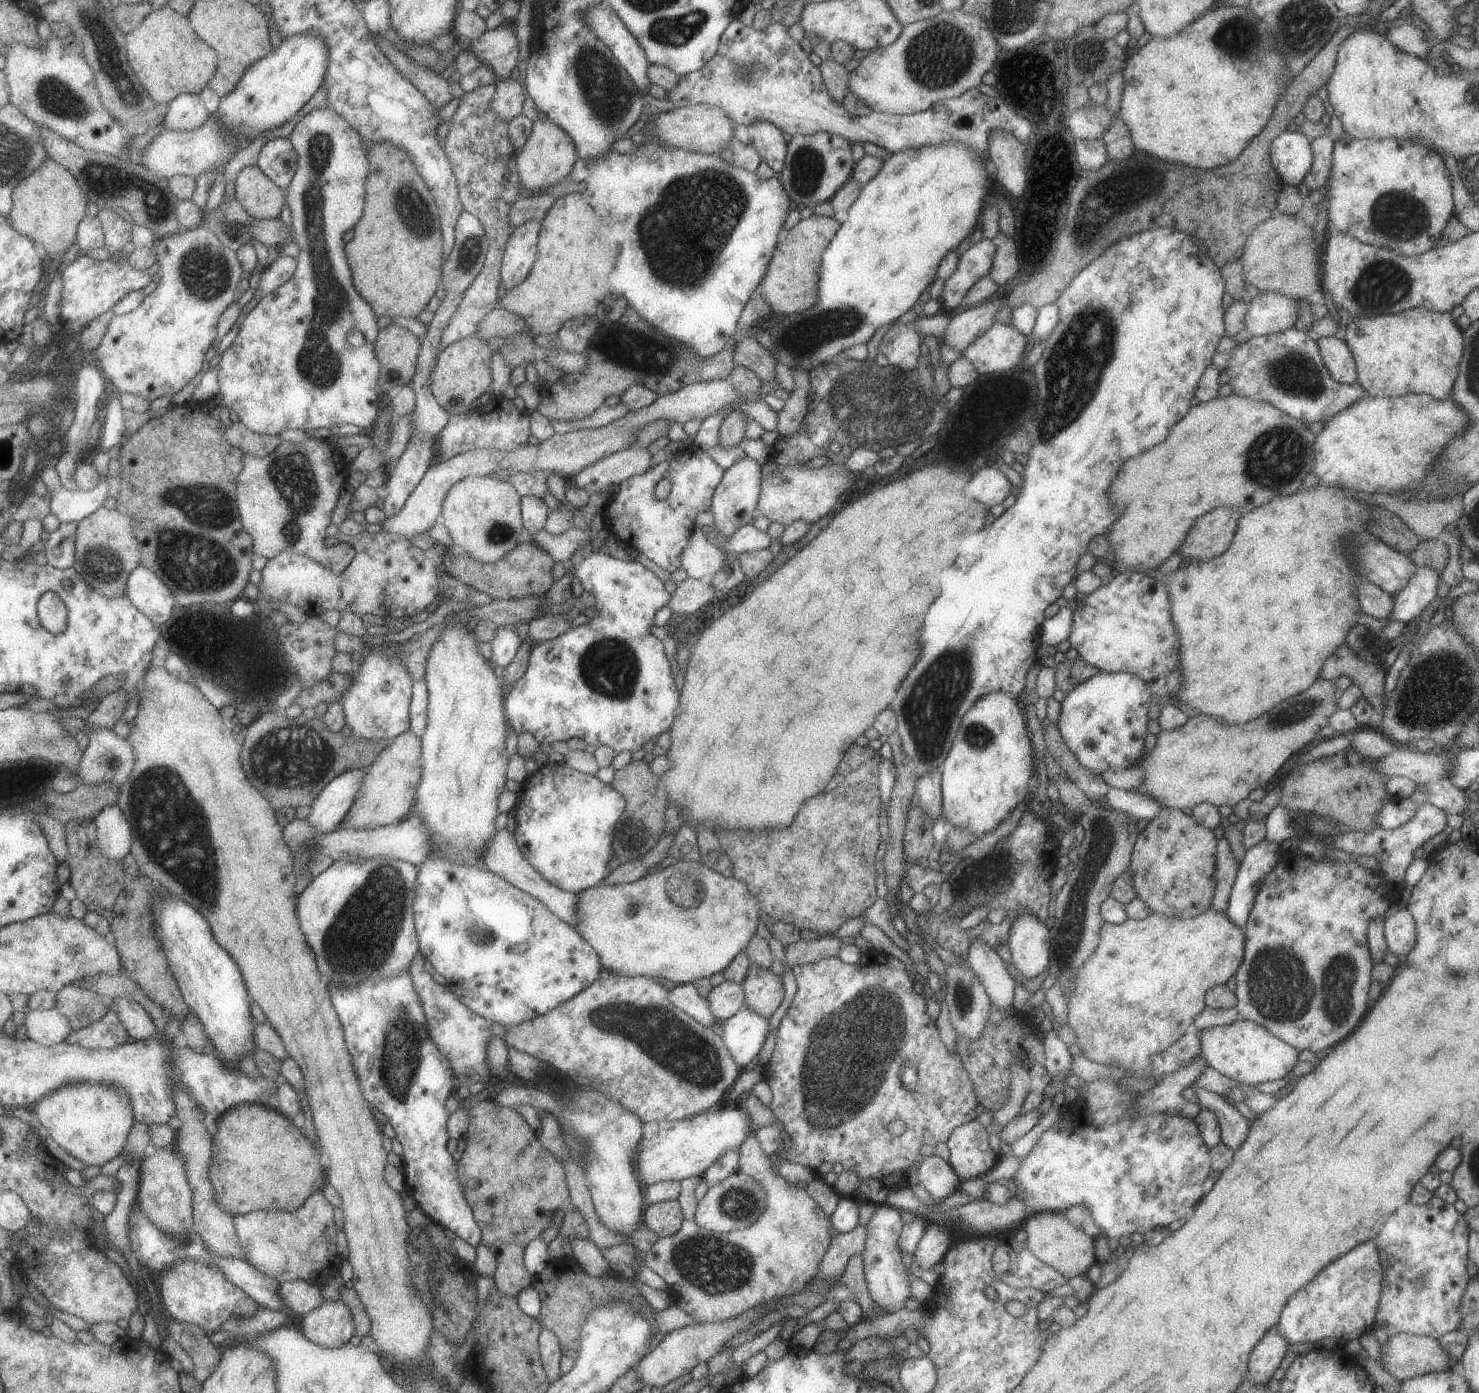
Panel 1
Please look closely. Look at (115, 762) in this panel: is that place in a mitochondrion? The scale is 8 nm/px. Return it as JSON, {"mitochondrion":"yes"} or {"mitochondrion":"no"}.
{"mitochondrion":"yes"}

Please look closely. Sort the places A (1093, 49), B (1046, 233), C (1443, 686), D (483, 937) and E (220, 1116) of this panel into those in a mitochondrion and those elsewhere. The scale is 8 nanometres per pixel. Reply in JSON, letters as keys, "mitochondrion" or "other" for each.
{"A":"other","B":"other","C":"mitochondrion","D":"mitochondrion","E":"other"}

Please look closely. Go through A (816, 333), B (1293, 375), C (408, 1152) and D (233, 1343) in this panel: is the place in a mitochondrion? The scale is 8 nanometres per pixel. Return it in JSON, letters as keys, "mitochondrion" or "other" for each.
{"A":"mitochondrion","B":"mitochondrion","C":"other","D":"other"}

